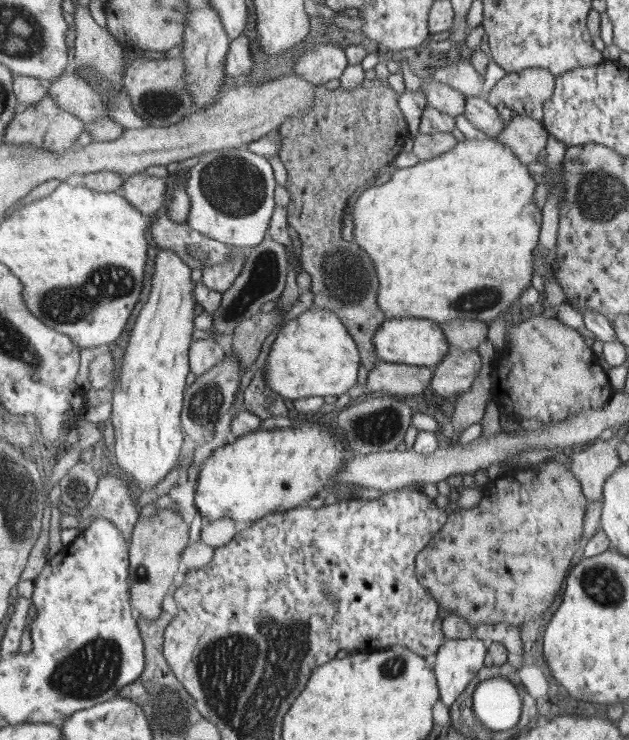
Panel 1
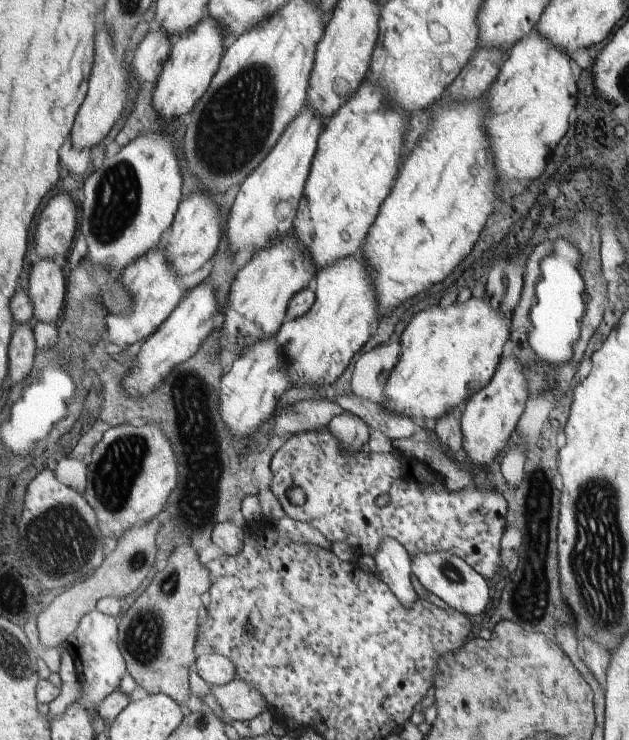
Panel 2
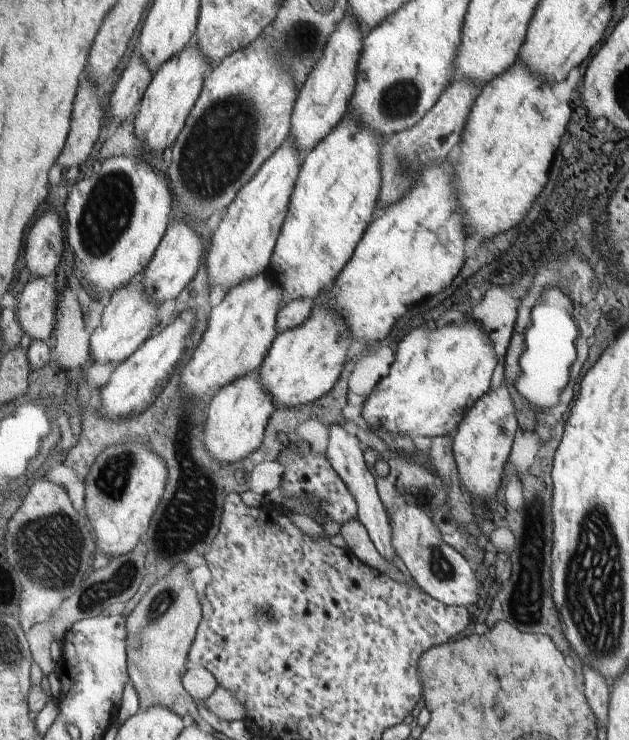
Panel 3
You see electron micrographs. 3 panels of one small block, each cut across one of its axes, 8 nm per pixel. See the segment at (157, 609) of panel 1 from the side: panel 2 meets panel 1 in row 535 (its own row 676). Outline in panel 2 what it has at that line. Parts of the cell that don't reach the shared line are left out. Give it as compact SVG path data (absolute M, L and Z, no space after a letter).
M180 546L179 549L176 549L175 552L167 558L166 568L155 574L152 582L150 582L150 586L136 598L136 602L131 604L124 615L120 615L123 618L123 621L120 622L120 643L124 644L122 652L127 658L128 674L130 674L136 681L136 684L142 686L148 694L167 694L170 698L179 702L180 706L184 703L188 703L190 699L190 688L188 688L188 674L190 674L190 672L188 672L188 668L190 668L190 664L192 664L194 660L197 660L197 657L194 656L194 644L196 644L196 636L198 636L198 616L200 616L200 610L202 610L202 594L208 592L211 588L210 584L212 584L212 582L210 582L210 572L208 572L208 568L200 562L195 546Z

